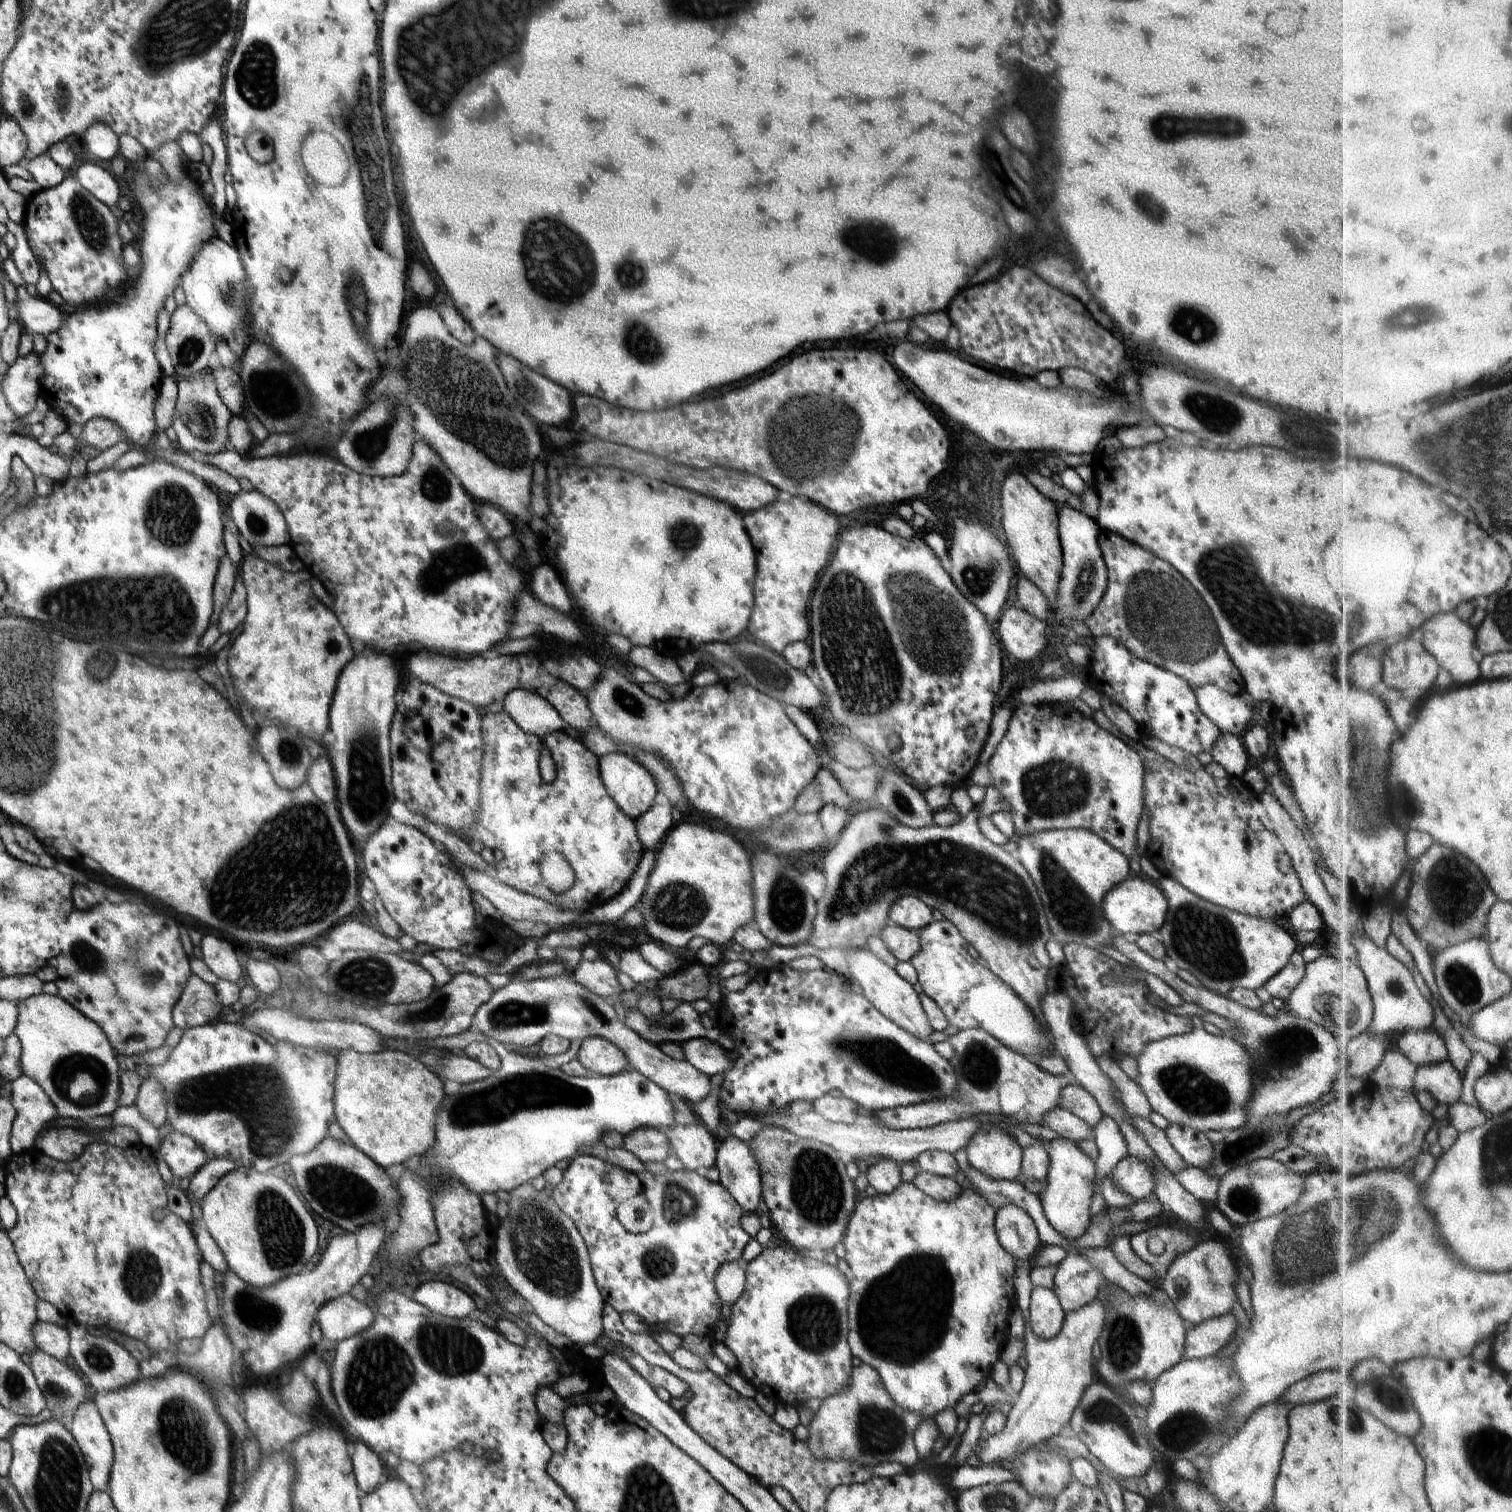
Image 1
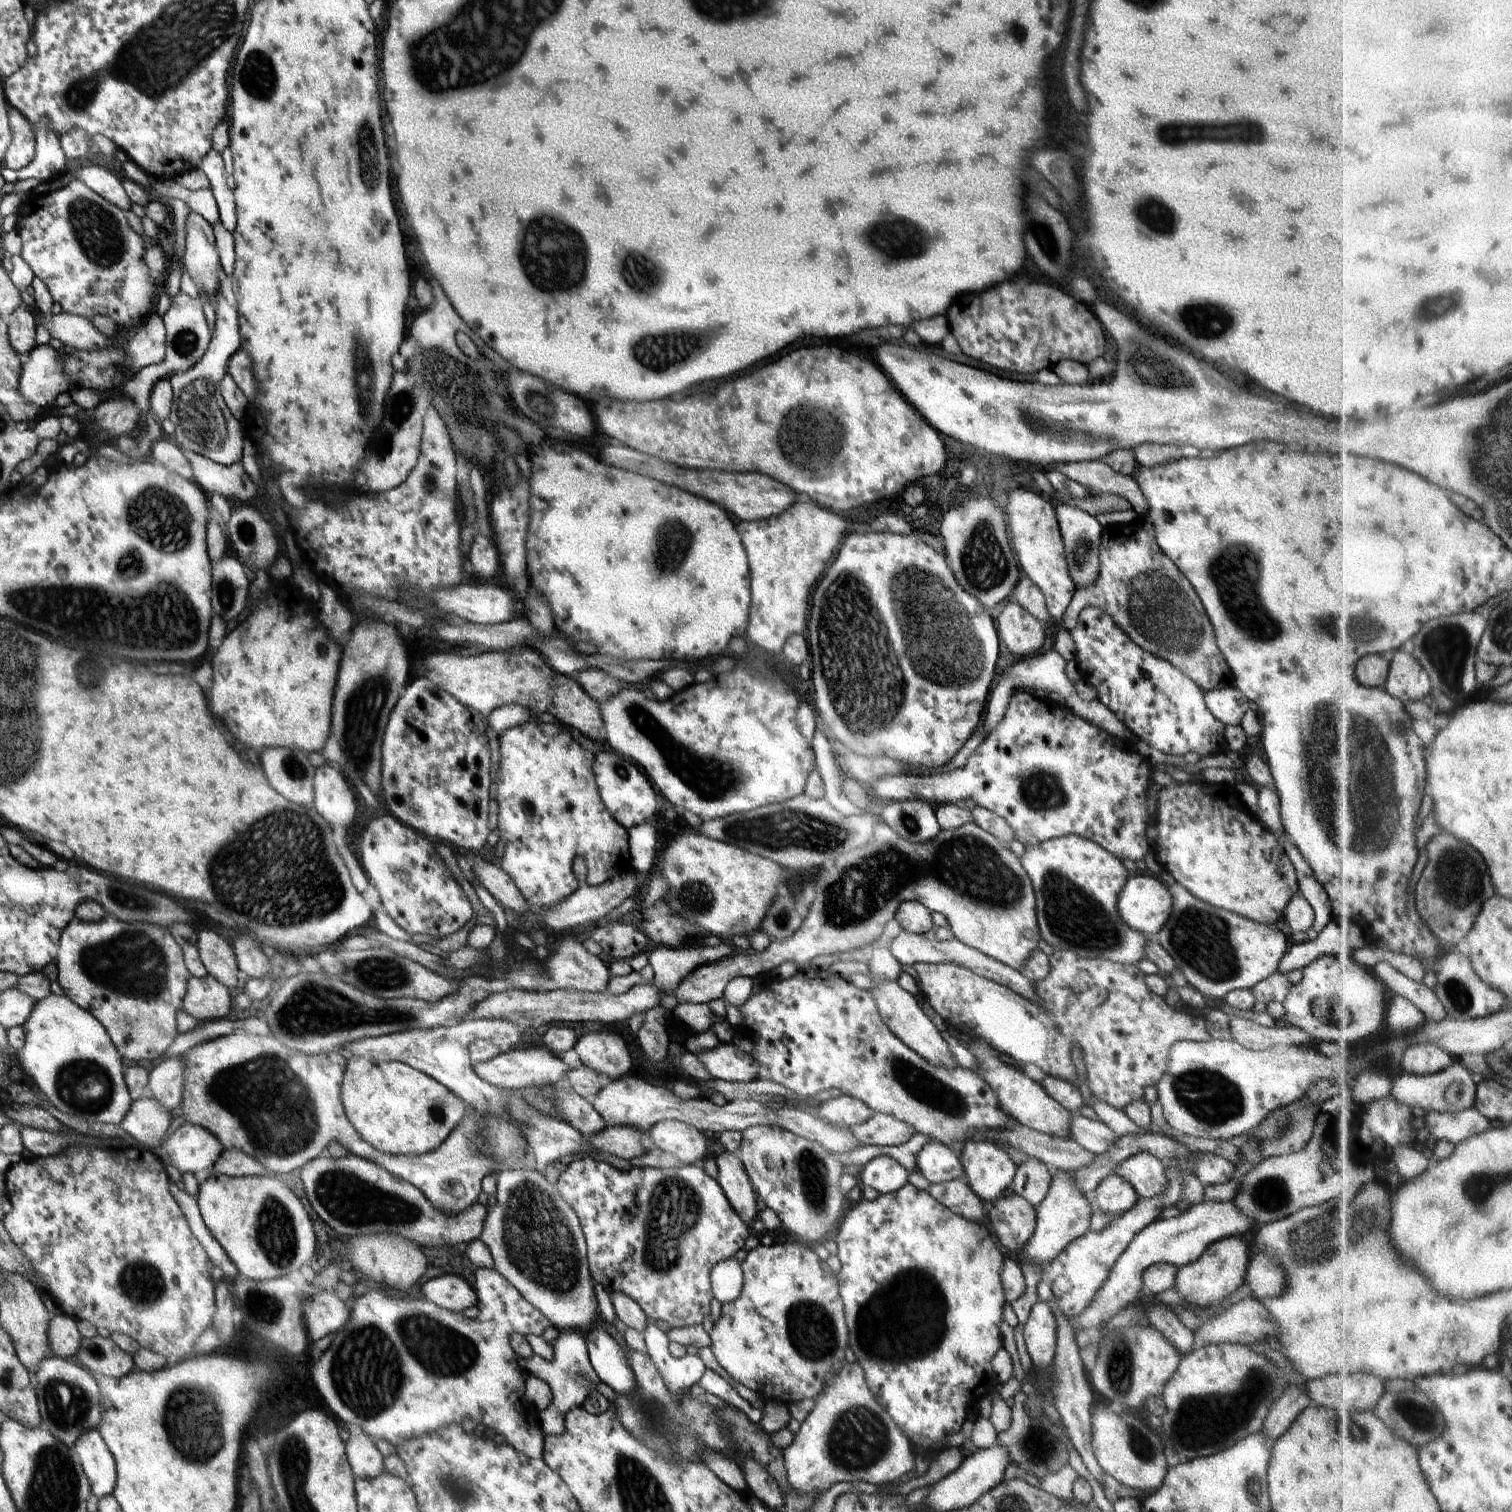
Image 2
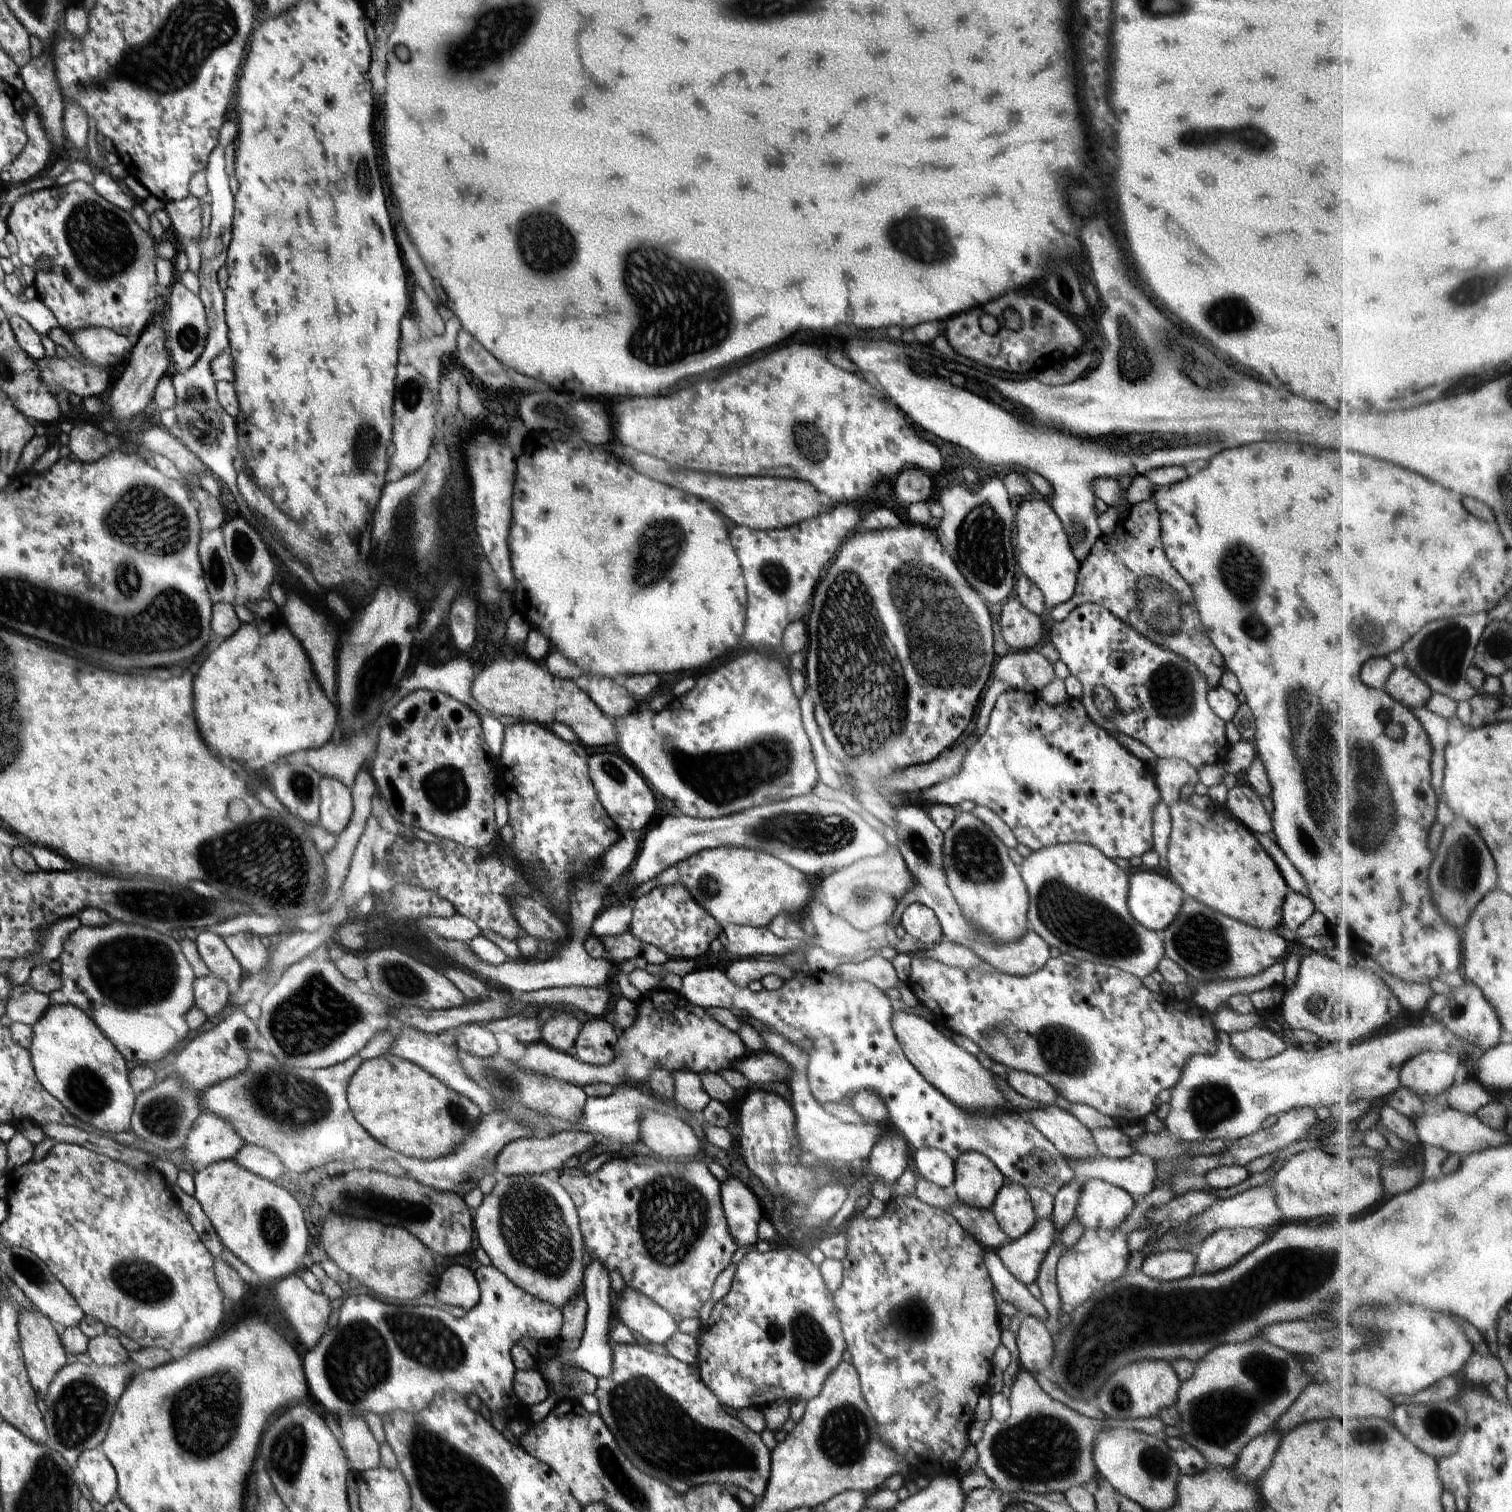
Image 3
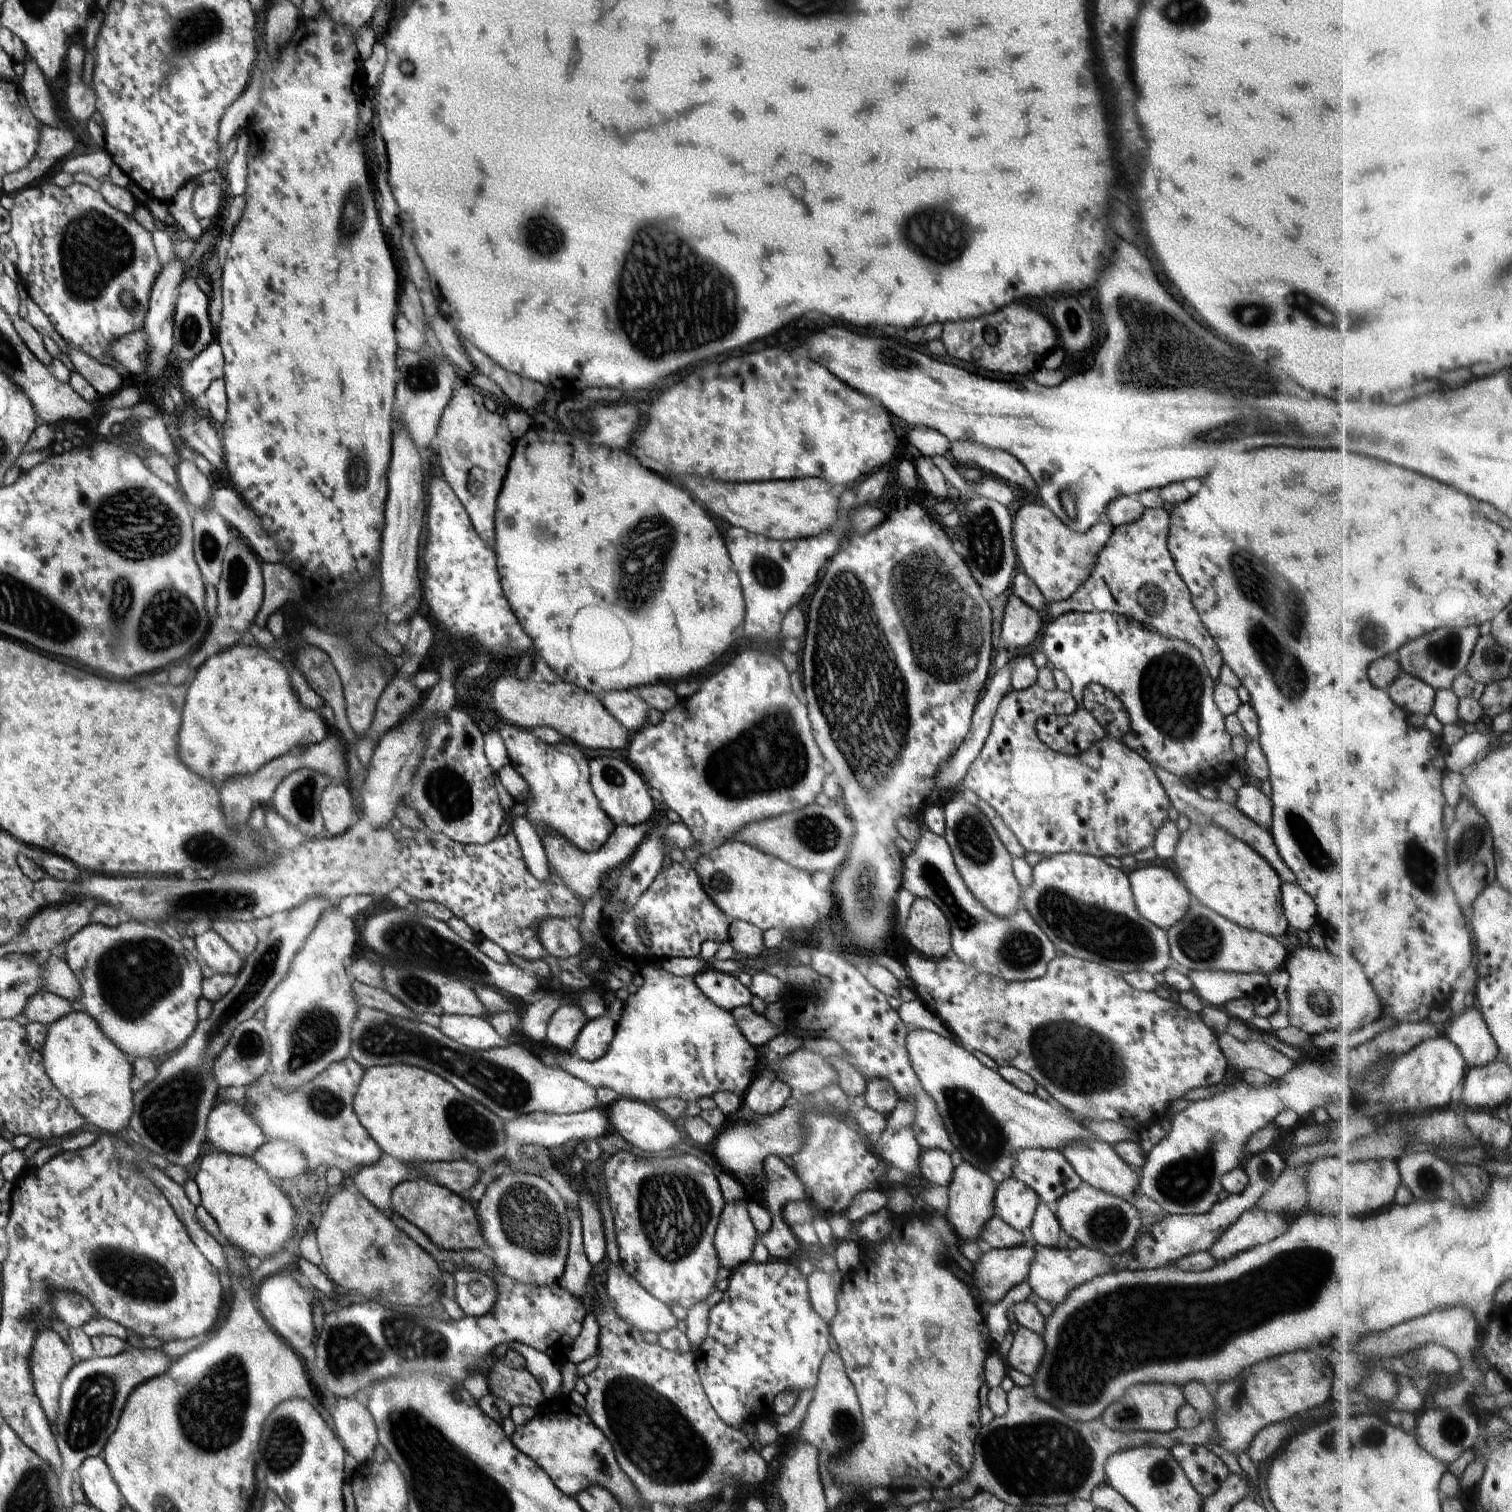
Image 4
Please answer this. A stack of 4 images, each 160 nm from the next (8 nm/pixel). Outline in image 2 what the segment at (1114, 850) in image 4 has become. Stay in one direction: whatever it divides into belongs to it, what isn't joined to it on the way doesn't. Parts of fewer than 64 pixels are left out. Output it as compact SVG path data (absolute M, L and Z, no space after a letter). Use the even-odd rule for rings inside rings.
M1015 691L1008 698L1006 710L1003 712L1002 716L999 717L999 720L1000 724L997 724L996 728L993 728L987 736L983 738L983 742L977 746L976 750L969 756L963 768L956 767L956 769L949 772L927 776L912 775L910 772L904 773L903 775L886 775L880 778L880 780L876 780L874 784L870 784L872 790L874 790L880 798L886 798L886 800L922 801L934 806L946 803L955 804L958 800L968 800L968 798L970 798L970 800L976 802L977 806L990 809L994 814L1003 818L1012 827L1015 839L1018 840L1018 842L1022 842L1026 849L1031 846L1039 845L1047 840L1057 839L1058 837L1078 835L1099 844L1121 861L1132 860L1132 862L1138 862L1138 860L1144 860L1148 852L1147 828L1152 818L1152 816L1148 814L1148 808L1146 807L1146 794L1150 783L1152 766L1144 756L1138 753L1135 747L1117 747L1114 743L1115 738L1112 735L1100 731L1097 726L1075 715L1067 706L1052 706L1046 700L1036 698L1036 696L1029 691Z

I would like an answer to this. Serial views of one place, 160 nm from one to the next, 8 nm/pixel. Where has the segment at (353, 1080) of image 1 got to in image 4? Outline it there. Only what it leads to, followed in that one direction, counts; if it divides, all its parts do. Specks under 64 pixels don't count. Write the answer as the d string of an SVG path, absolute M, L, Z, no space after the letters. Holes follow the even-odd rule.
M388 1065L366 1069L354 1095L353 1109L360 1124L376 1141L382 1152L406 1164L414 1161L468 1161L468 1164L474 1165L480 1171L486 1171L492 1170L498 1161L507 1157L506 1142L509 1136L501 1118L473 1098L464 1096L441 1076L412 1065Z

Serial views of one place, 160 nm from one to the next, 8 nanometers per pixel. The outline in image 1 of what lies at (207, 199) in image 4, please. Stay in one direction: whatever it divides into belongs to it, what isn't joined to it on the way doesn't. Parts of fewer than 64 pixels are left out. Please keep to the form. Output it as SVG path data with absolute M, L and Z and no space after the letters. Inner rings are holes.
M212 235L197 248L188 268L179 276L179 282L186 295L185 302L206 322L215 342L217 338L223 338L230 344L235 336L234 331L242 321L247 328L249 304L244 292L248 282L235 246L231 247L221 238Z

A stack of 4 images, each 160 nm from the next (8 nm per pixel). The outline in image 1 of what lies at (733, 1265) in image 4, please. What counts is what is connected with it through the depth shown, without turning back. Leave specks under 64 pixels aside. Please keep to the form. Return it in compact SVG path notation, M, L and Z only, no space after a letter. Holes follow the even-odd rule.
M730 1135L717 1149L715 1167L719 1183L728 1190L744 1212L757 1213L762 1198L760 1169L745 1143Z

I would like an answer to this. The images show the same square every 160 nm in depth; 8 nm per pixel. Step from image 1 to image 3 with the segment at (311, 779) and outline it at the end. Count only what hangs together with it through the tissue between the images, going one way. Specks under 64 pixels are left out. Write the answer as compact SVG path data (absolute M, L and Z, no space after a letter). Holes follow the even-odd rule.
M321 777L319 782L319 824L330 834L340 834L347 826L353 811L350 788L339 780Z

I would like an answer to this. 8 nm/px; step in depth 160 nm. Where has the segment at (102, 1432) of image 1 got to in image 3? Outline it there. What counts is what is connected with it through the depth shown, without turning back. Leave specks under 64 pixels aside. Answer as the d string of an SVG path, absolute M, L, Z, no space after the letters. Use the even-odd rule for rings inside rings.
M101 1448L85 1450L80 1454L76 1475L102 1506L116 1498L117 1474Z

